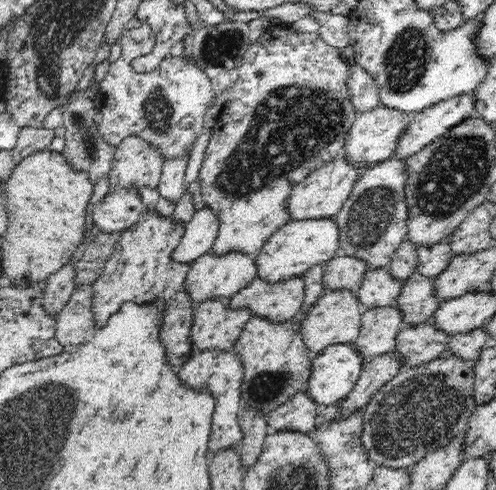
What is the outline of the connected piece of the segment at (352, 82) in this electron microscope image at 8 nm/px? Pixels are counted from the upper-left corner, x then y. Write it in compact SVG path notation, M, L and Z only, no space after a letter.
M359 64L350 68L348 85L350 85L350 91L352 91L354 107L358 111L362 113L368 112L370 109L376 108L381 104L378 81Z

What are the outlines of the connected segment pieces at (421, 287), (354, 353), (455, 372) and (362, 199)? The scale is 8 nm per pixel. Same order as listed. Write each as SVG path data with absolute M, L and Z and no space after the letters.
M418 270L406 279L404 290L396 300L396 306L402 311L405 326L418 326L433 319L442 303L434 289L434 282L436 277L422 275Z
M332 344L313 356L312 374L308 380L306 392L314 398L321 407L338 404L354 389L356 380L360 378L365 368L365 357L354 344Z
M446 353L426 364L414 368L404 368L386 382L364 407L364 432L362 441L370 460L379 466L391 468L411 468L429 452L448 444L457 434L464 433L472 412L480 405L475 398L474 362L467 362L456 354Z
M390 158L382 163L368 166L360 180L357 180L350 192L348 200L343 204L340 212L336 215L338 227L340 227L340 254L356 255L366 263L369 268L388 266L392 260L398 245L407 238L408 227L408 203L406 203L407 172L404 160Z

